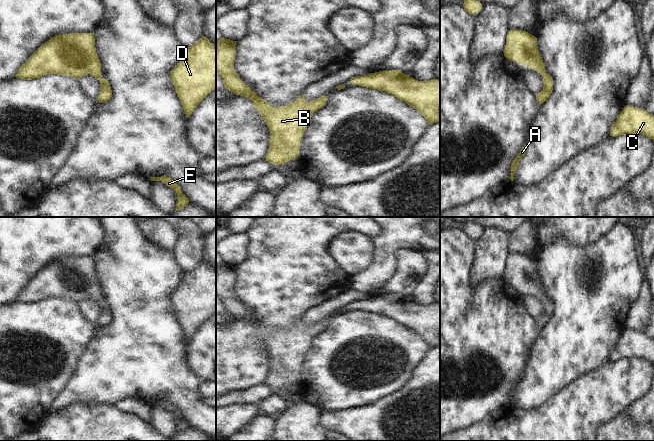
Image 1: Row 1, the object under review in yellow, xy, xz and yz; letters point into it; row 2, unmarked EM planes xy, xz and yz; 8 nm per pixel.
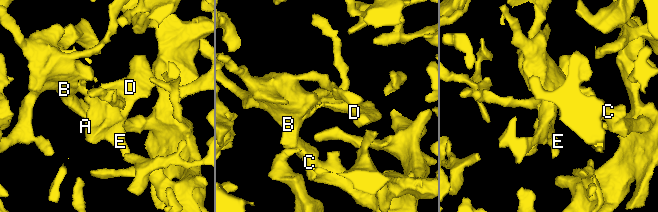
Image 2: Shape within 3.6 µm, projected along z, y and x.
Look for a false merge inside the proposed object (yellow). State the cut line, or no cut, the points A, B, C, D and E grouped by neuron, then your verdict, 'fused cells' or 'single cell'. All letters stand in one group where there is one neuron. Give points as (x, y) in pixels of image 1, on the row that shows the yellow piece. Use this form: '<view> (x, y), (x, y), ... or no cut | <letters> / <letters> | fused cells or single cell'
no cut | A B C D E | single cell

